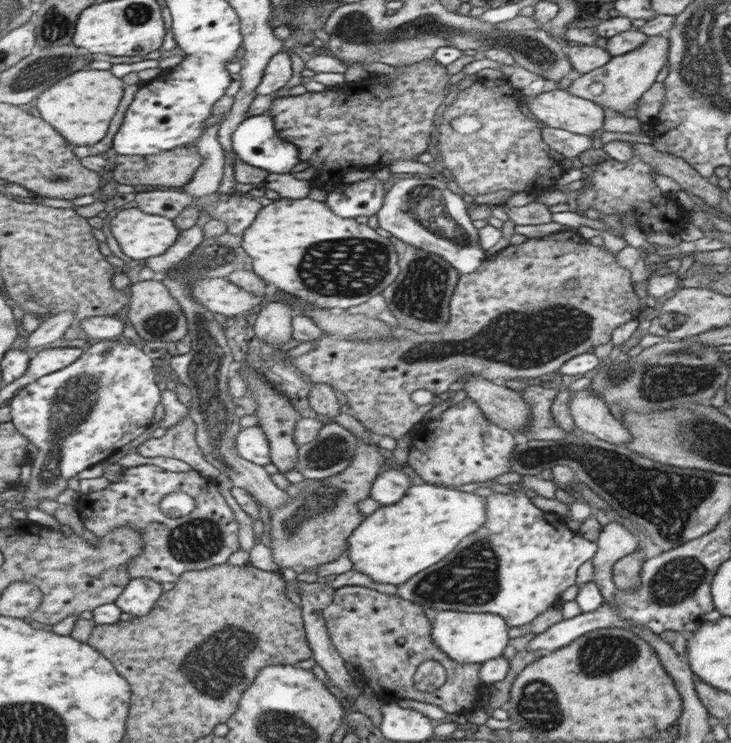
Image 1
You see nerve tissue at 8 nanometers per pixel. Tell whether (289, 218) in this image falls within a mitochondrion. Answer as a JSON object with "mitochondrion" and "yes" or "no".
{"mitochondrion":"no"}

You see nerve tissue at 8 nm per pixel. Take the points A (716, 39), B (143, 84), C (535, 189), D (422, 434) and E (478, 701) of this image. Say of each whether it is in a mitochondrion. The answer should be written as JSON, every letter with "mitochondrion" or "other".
{"A":"mitochondrion","B":"other","C":"other","D":"other","E":"other"}

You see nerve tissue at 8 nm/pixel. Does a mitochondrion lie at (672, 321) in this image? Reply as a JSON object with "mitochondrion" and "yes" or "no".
{"mitochondrion":"yes"}

